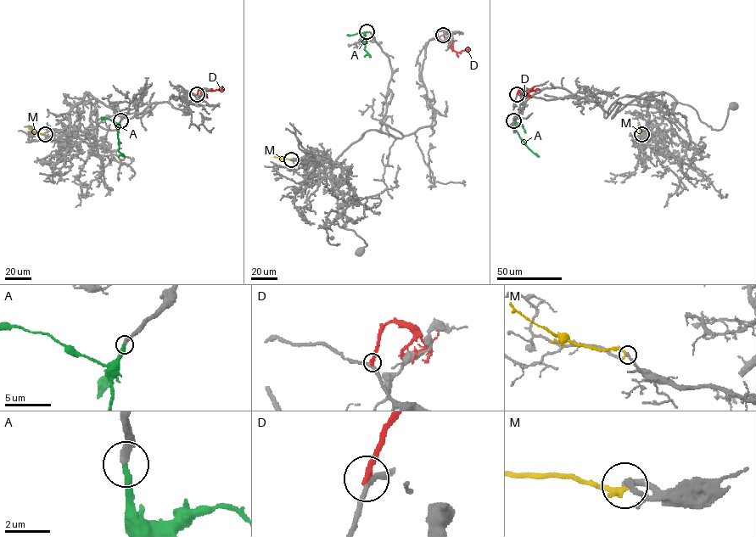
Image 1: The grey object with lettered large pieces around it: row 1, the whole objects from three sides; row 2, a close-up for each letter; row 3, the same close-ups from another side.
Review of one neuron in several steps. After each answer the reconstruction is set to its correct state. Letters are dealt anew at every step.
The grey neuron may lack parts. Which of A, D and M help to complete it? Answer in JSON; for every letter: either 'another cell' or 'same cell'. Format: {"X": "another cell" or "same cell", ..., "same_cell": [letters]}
{"A": "same cell", "D": "another cell", "M": "another cell", "same_cell": ["A"]}

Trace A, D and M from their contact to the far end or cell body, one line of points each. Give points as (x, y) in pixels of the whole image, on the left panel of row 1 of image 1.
A: (120, 120), (117, 137), (118, 150), (121, 153), (118, 157)
D: (197, 94), (199, 88), (204, 93), (221, 90), (222, 86)
M: (45, 134), (36, 132), (28, 126)

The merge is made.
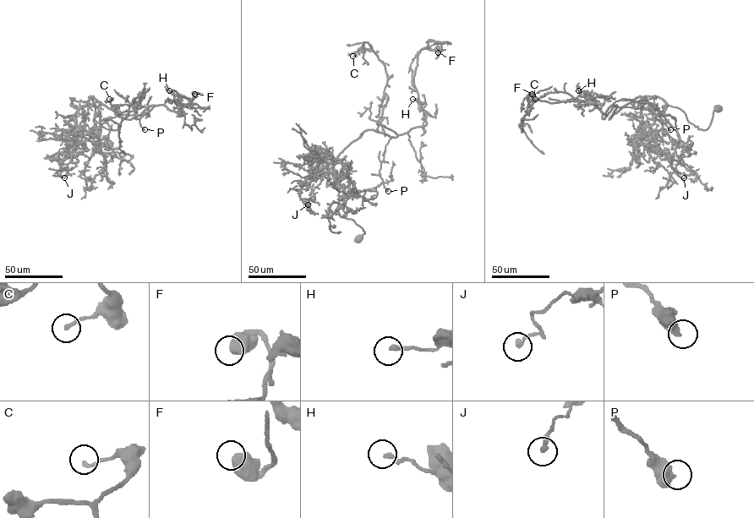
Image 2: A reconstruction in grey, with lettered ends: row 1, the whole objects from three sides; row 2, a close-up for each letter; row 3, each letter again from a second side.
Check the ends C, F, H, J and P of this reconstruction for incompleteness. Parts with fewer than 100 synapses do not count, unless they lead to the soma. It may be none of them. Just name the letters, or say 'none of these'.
none of these

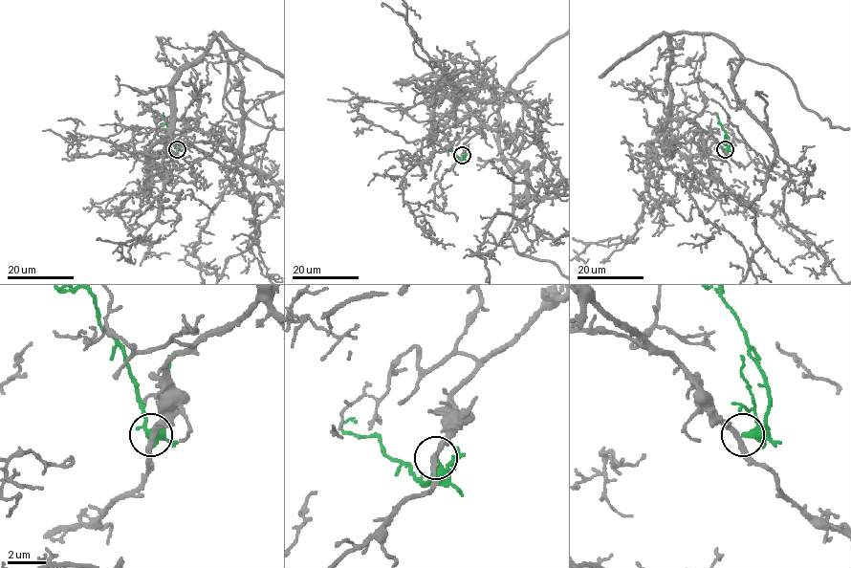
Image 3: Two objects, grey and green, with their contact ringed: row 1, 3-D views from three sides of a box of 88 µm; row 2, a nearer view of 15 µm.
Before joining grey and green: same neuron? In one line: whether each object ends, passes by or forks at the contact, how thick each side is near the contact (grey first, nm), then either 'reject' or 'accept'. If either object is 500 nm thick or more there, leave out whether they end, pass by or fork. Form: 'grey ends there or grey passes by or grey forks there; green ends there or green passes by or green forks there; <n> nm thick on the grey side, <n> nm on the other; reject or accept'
grey passes by; green passes by; 280 nm thick on the grey side, 320 nm on the other; reject

